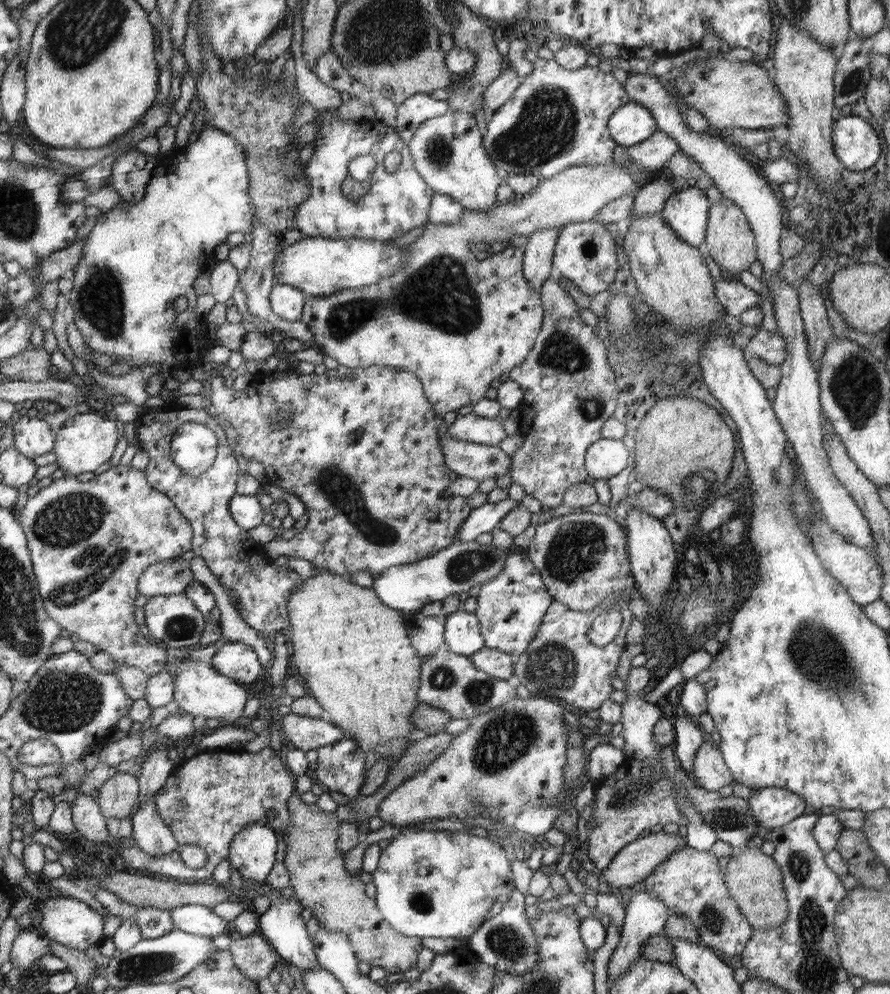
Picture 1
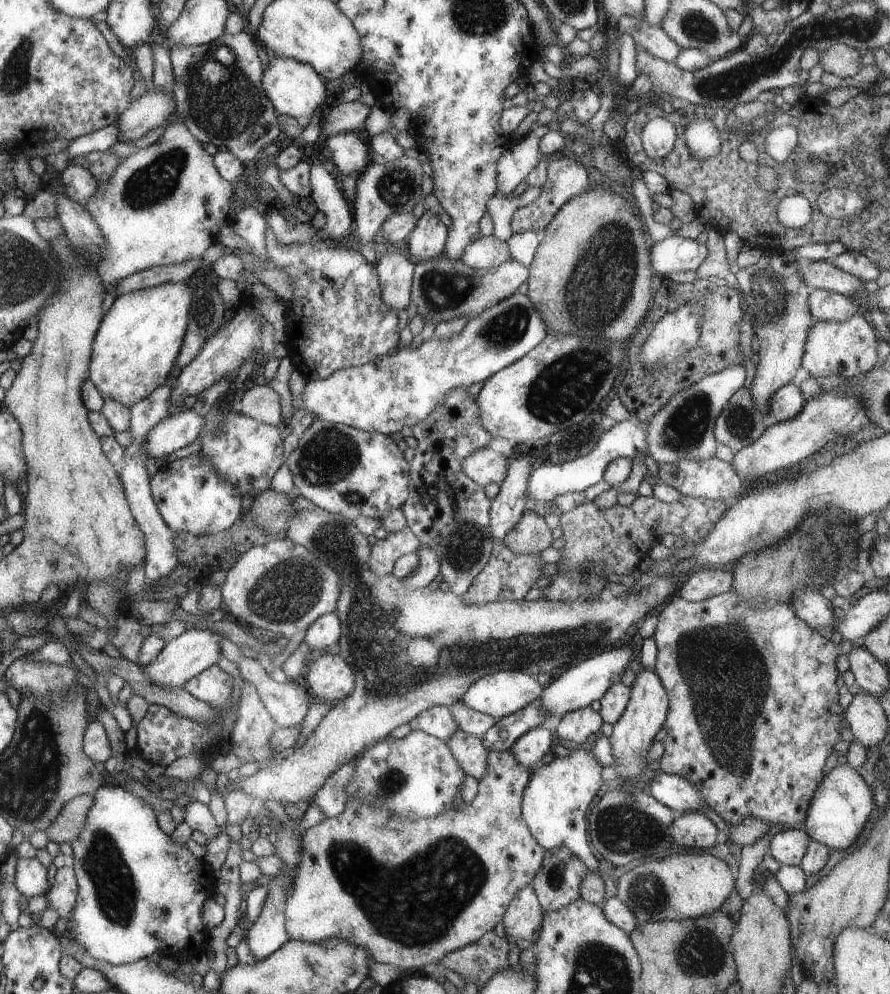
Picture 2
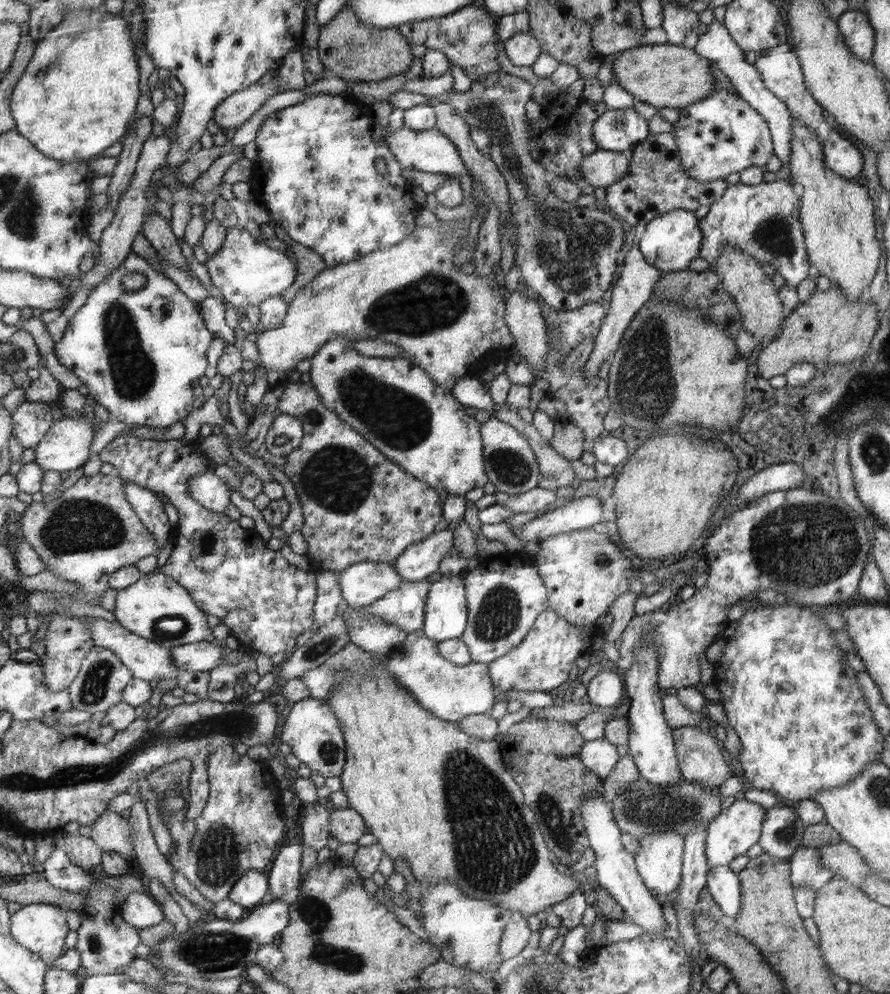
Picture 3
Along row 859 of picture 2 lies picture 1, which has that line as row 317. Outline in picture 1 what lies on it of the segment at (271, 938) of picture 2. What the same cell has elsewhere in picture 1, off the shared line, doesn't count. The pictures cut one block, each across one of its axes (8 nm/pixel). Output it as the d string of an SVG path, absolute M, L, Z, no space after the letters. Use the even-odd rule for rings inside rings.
M278 282L269 296L271 310L283 320L301 321L306 297L298 288Z

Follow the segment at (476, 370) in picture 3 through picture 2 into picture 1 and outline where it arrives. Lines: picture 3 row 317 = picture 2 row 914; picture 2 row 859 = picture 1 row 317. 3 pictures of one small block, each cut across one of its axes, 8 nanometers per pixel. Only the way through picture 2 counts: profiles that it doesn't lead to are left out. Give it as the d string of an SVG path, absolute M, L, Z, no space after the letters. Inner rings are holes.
M628 158L628 163L625 168L614 160L610 164L571 167L566 171L558 173L557 176L553 178L542 179L532 192L526 195L516 195L514 200L508 202L508 204L499 203L490 211L470 211L465 209L462 219L452 225L434 225L427 223L422 237L408 246L409 259L406 260L406 264L404 264L400 270L396 270L392 276L382 278L382 280L378 280L378 282L374 284L368 284L368 286L344 288L344 290L330 296L320 297L307 295L301 322L306 324L310 332L314 334L314 340L316 340L323 354L336 358L338 363L342 364L342 366L346 366L346 368L358 369L368 368L368 366L388 366L414 373L416 377L421 379L426 398L434 403L434 411L438 413L438 416L444 416L447 412L458 411L462 406L468 404L475 405L486 396L486 391L490 387L492 380L499 378L502 382L508 381L508 373L514 367L519 367L524 362L524 359L528 357L528 354L533 350L538 334L540 334L545 310L544 304L541 302L539 291L530 287L529 281L526 280L524 273L524 248L515 248L512 245L506 245L503 250L500 250L500 252L496 254L490 254L485 260L477 260L470 252L472 244L484 241L490 245L499 246L506 244L513 236L524 235L528 237L530 234L540 231L541 229L556 229L565 227L571 223L588 223L594 221L601 213L601 209L606 207L606 204L614 203L614 200L619 200L629 195L635 198L636 194L651 180L651 178L647 179L646 176L644 176L644 172L647 171L642 165L636 163L636 161L632 161L630 158Z

